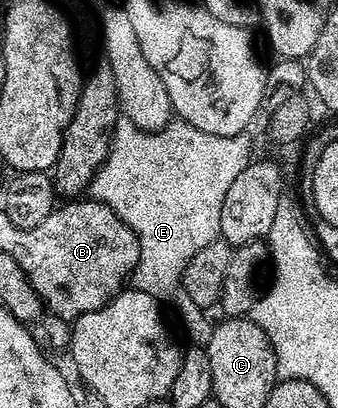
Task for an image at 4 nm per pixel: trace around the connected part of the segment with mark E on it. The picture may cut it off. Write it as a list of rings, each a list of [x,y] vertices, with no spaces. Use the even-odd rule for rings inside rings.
[[[122,118],[114,127],[106,161],[98,167],[88,189],[89,199],[108,205],[136,234],[140,254],[138,265],[132,273],[133,287],[152,294],[159,301],[167,300],[174,304],[187,334],[198,346],[205,345],[212,331],[212,324],[211,321],[206,321],[207,313],[196,306],[196,302],[192,302],[192,298],[188,298],[188,294],[182,289],[182,275],[196,250],[204,250],[208,242],[219,239],[220,206],[224,206],[224,194],[228,194],[240,170],[244,170],[252,162],[248,137],[246,132],[235,136],[208,134],[204,130],[196,130],[196,126],[181,118],[171,119],[169,124],[157,130],[140,128],[132,121]]]

